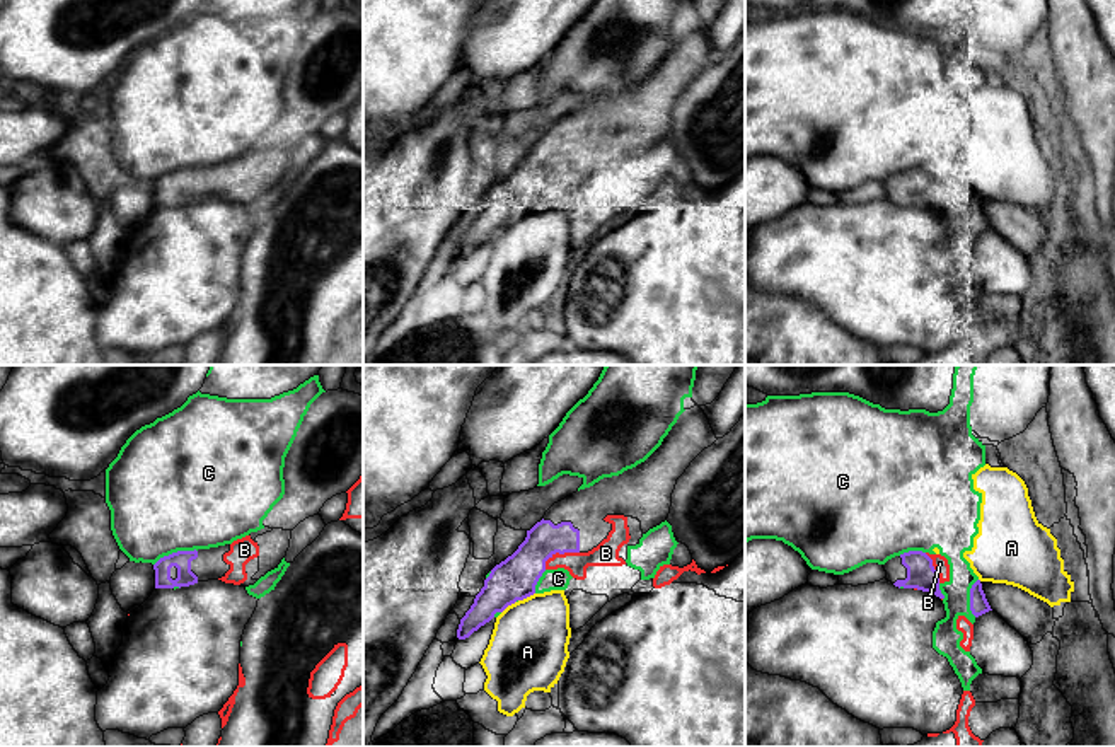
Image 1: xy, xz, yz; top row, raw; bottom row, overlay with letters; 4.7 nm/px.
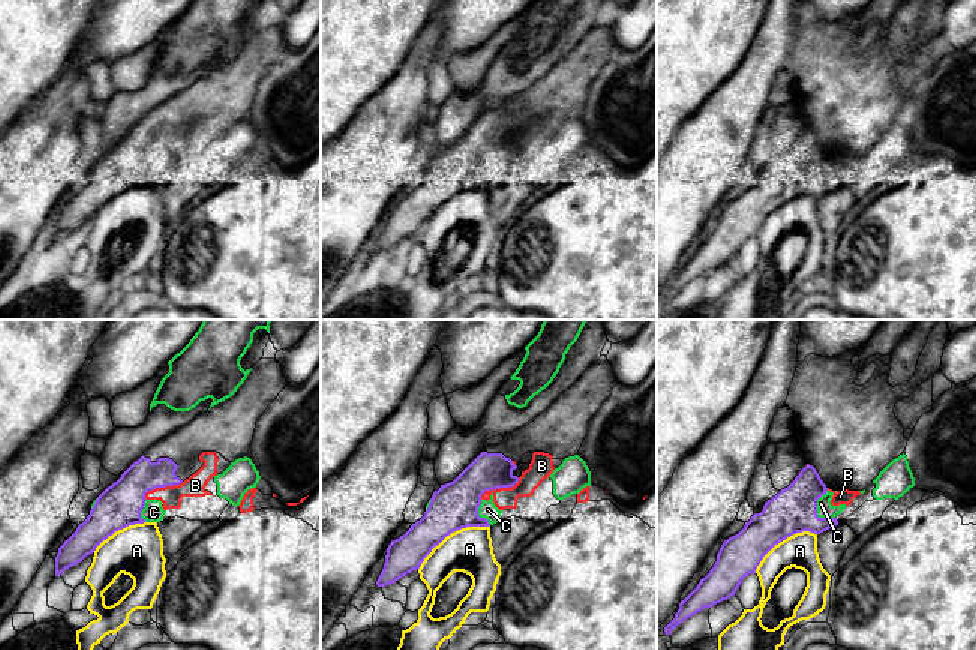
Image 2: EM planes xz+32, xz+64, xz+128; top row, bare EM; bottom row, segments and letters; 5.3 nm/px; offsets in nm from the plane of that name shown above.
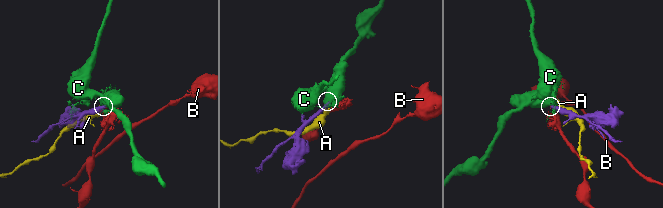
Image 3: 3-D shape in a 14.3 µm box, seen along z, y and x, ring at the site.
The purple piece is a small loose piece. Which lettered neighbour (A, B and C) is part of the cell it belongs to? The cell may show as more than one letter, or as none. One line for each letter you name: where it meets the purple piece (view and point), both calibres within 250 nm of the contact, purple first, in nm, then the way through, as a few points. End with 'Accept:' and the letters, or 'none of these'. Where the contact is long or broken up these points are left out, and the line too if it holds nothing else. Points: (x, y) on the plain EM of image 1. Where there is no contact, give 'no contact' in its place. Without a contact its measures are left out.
Accept: none of these

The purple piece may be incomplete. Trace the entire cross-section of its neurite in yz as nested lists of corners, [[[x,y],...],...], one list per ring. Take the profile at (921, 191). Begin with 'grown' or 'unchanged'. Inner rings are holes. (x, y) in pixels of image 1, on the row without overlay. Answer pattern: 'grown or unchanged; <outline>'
grown; [[[904,171],[888,177],[883,186],[887,189],[887,198],[895,205],[917,206],[945,217],[939,208],[939,193],[933,184],[933,177],[926,171]]]

